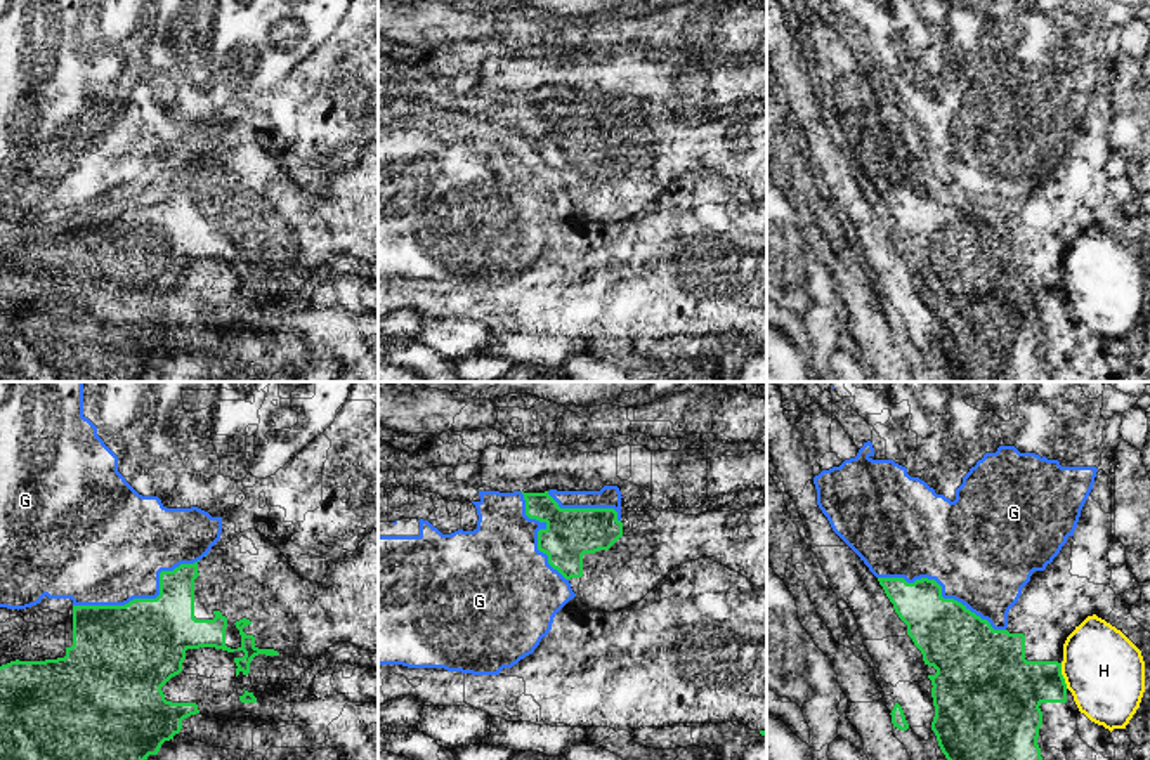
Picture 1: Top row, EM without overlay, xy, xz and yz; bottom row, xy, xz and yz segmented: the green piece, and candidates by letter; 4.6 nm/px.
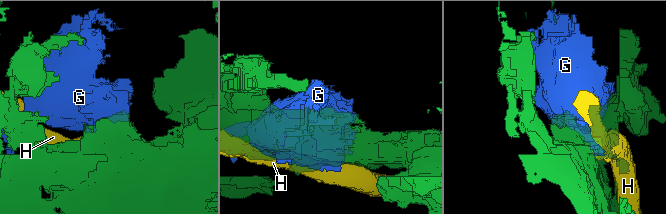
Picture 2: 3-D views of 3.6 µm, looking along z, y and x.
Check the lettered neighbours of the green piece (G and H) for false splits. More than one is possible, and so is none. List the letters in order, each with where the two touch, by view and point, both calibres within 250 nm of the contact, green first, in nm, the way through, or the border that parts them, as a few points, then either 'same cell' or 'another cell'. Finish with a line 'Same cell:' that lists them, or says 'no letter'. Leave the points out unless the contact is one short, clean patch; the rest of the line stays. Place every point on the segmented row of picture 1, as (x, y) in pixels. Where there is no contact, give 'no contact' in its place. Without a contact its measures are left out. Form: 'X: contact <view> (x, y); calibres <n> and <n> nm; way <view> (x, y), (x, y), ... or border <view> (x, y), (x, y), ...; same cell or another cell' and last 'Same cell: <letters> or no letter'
G: contact xy (144, 599); calibres 440 and 460 nm; another cell
H: contact yz (1062, 675); calibres 320 and 360 nm; another cell
Same cell: no letter

